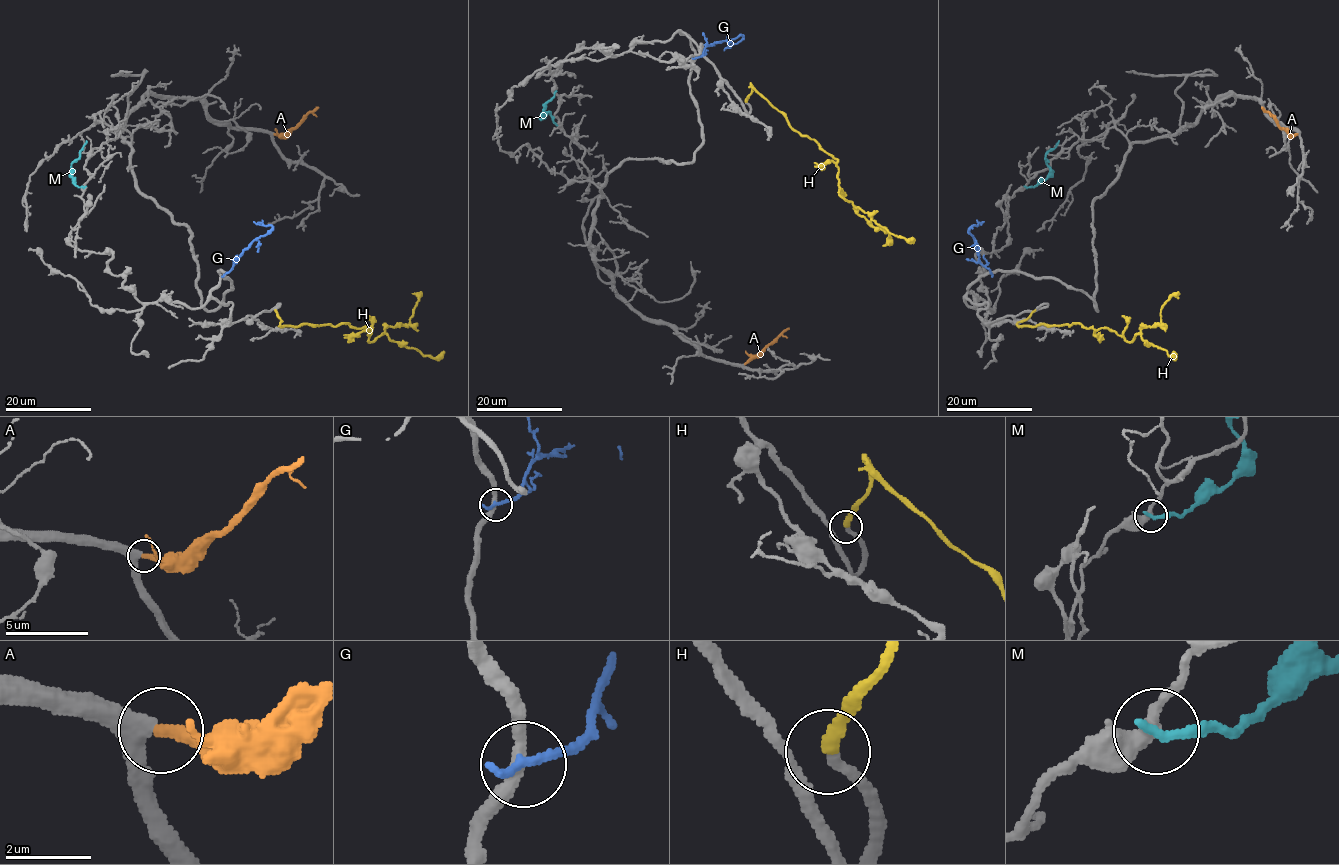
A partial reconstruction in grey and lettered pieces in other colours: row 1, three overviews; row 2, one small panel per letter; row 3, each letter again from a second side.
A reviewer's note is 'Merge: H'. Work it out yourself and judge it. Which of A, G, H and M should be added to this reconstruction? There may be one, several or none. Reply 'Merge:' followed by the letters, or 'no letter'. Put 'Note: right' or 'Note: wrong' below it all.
Merge: A, H
Note: wrong

